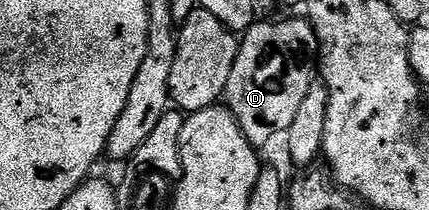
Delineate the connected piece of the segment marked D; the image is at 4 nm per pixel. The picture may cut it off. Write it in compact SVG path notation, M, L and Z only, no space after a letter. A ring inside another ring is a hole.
M306 18L256 22L241 37L224 104L255 149L262 149L268 138L292 126L300 102L308 98L308 90L316 83L315 57L319 52L318 35Z

